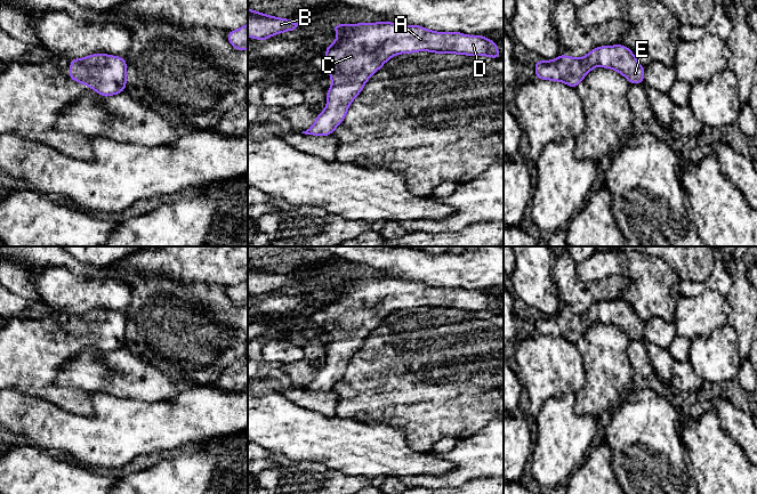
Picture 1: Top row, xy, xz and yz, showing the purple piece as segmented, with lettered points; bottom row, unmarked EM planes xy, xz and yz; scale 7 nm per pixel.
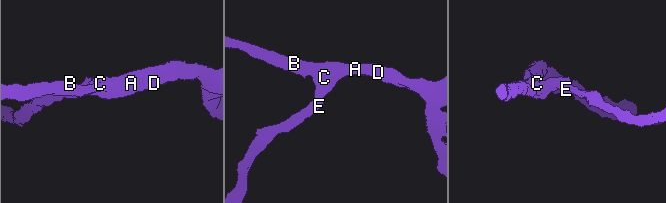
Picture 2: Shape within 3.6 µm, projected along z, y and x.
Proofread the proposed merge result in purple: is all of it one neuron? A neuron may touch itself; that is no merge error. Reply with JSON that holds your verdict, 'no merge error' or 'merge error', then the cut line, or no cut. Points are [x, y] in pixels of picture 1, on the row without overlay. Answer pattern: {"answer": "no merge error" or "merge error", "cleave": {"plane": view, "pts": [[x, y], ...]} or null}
{"answer": "no merge error", "cleave": null}

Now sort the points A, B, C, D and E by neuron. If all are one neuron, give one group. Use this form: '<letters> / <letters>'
A B C D E

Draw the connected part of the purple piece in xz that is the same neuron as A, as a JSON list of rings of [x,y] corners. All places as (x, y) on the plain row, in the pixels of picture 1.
[[[393,277],[333,280],[338,293],[324,305],[327,327],[332,341],[327,347],[327,364],[317,370],[313,381],[301,389],[330,391],[346,373],[351,358],[361,349],[370,332],[395,310],[417,307],[489,311],[500,315],[498,301],[484,291],[466,291],[460,288],[435,288],[420,281],[401,281]]]

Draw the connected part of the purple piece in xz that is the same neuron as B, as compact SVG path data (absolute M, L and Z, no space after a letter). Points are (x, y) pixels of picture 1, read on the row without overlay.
M248 264L248 292L259 297L282 288L293 286L300 278L292 278L288 274L279 274Z

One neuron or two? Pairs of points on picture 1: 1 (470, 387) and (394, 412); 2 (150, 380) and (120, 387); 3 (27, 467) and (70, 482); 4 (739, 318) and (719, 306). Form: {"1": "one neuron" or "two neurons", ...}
{"1": "one neuron", "2": "one neuron", "3": "one neuron", "4": "two neurons"}

